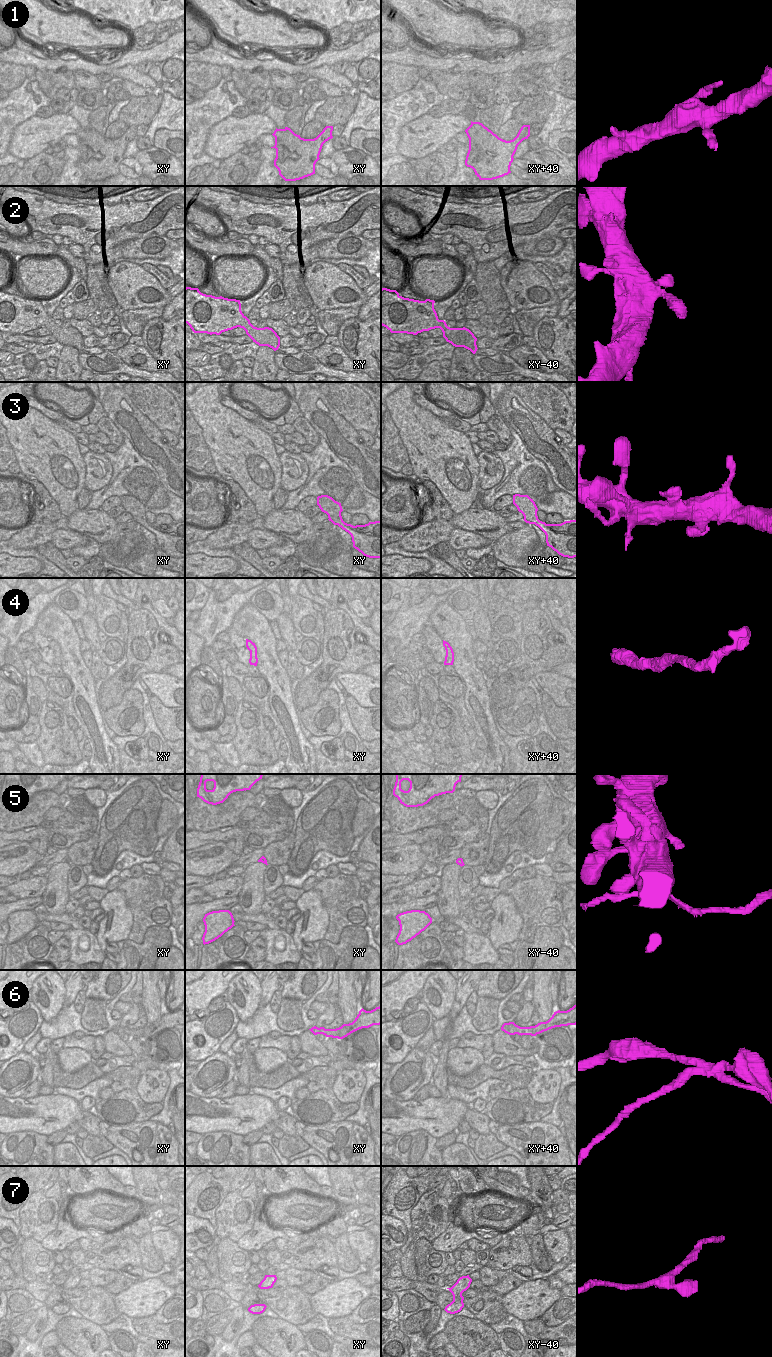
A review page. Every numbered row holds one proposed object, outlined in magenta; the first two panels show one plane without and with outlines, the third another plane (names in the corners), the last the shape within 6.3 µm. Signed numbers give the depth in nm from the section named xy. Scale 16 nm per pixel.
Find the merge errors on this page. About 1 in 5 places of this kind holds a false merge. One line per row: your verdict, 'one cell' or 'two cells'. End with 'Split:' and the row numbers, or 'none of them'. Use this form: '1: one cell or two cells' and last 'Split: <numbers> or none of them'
1: one cell
2: one cell
3: one cell
4: one cell
5: two cells
6: two cells
7: one cell
Split: 5, 6

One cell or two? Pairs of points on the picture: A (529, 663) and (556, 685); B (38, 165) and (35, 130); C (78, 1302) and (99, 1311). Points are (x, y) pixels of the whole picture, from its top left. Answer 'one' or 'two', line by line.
A: two
B: two
C: one

